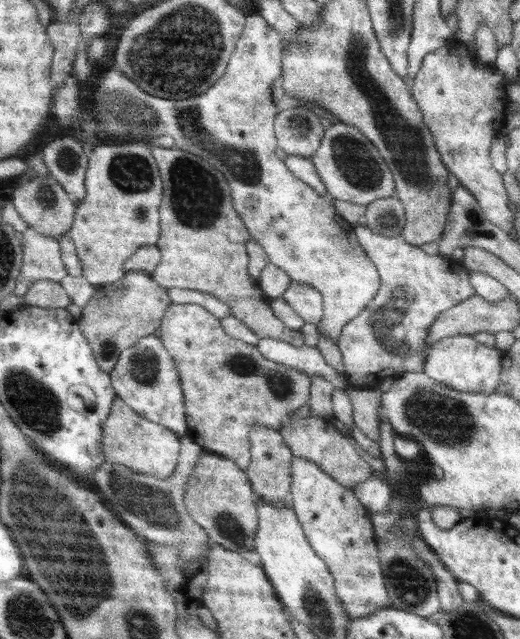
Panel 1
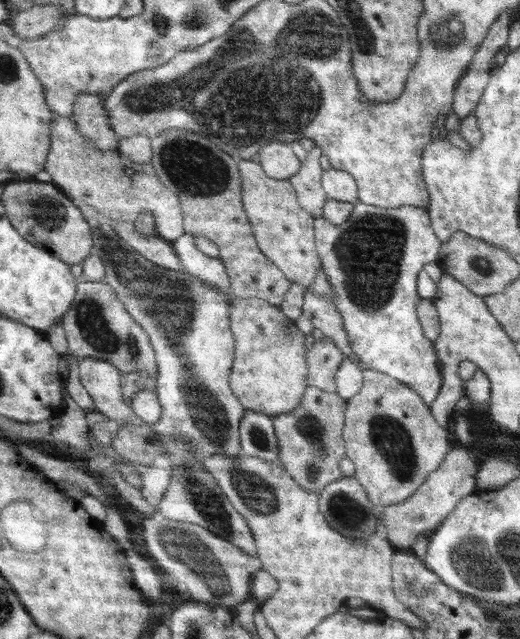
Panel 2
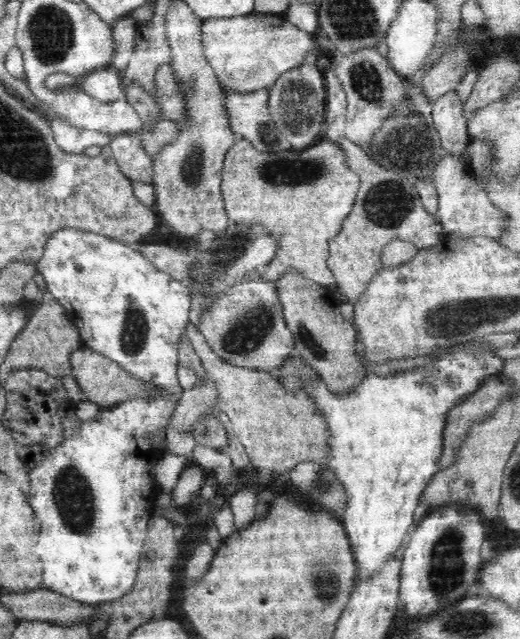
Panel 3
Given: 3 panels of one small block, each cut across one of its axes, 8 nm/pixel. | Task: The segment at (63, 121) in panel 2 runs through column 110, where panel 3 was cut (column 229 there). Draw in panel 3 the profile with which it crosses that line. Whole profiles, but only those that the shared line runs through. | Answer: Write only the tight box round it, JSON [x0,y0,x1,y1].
[221,140,360,291]

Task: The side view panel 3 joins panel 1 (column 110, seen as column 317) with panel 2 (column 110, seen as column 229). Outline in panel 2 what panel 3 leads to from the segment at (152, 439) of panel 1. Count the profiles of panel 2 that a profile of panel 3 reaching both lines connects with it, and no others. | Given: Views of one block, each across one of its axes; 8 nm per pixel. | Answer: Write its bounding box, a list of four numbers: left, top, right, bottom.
[78,357,136,431]

